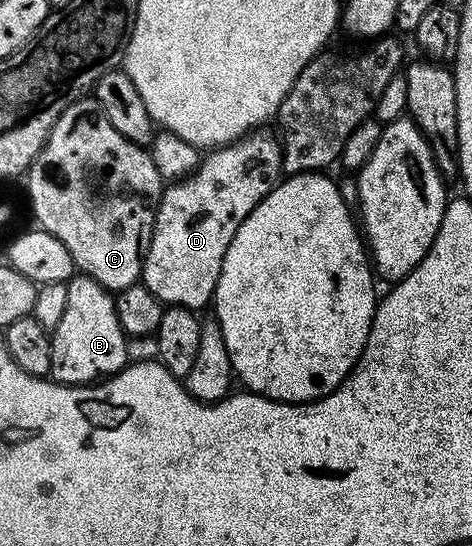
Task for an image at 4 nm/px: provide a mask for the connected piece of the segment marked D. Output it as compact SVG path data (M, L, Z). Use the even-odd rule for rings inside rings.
M255 130L233 144L207 151L197 172L163 191L141 278L163 305L199 310L213 301L224 254L240 222L283 175L281 143L264 133Z

